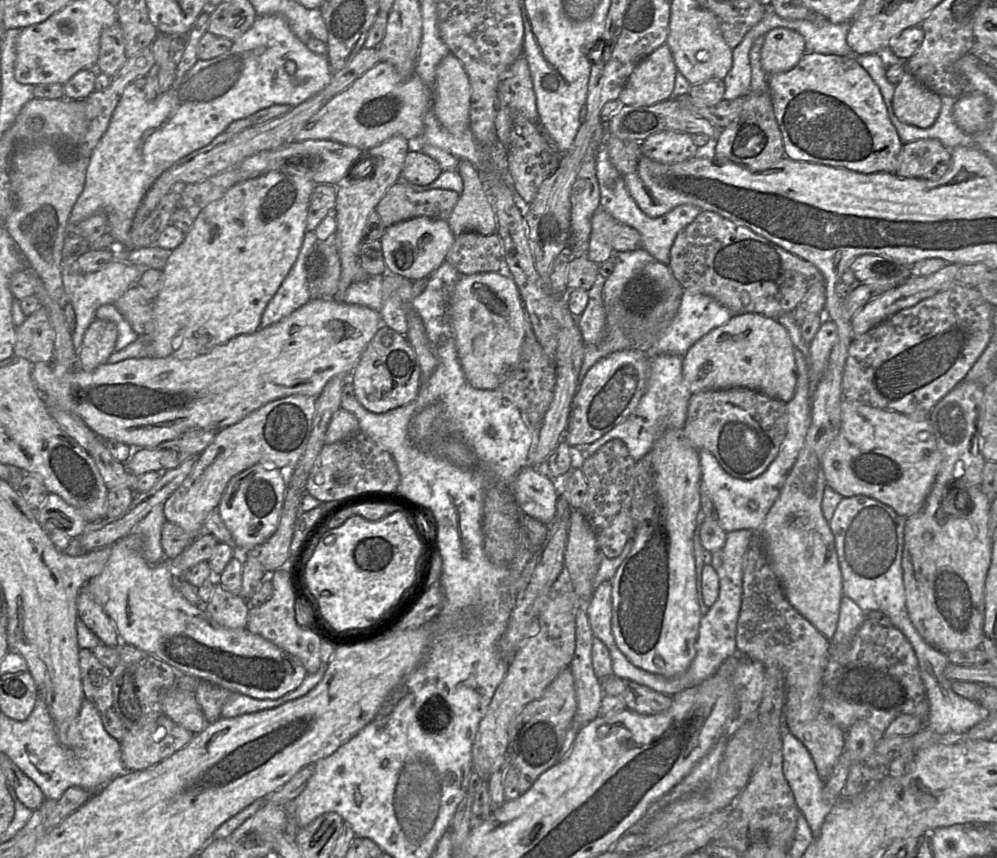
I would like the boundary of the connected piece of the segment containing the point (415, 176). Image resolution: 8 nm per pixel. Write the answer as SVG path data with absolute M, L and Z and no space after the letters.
M408 151L401 175L418 186L432 183L443 170L437 161L421 151Z

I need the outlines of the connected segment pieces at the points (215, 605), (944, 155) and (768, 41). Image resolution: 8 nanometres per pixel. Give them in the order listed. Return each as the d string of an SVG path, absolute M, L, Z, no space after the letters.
M217 583L210 600L203 605L211 620L228 629L246 628L250 606L241 595L235 595Z
M917 140L903 145L895 175L900 178L938 180L949 171L951 162L951 150L940 140Z
M777 27L765 35L761 63L767 75L795 67L806 53L804 37L789 28Z

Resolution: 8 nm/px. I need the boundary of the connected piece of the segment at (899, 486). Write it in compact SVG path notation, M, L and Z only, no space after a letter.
M849 399L842 401L841 408L839 433L822 456L827 486L843 497L872 497L905 518L918 513L931 491L942 460L928 419L915 420Z

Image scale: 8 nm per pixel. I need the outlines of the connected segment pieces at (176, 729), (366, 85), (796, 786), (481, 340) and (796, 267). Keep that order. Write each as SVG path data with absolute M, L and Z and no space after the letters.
M165 714L136 731L127 731L119 742L122 761L129 772L151 767L185 747L194 734Z
M379 61L301 123L292 140L332 140L361 150L396 135L417 141L423 132L424 115L431 106L432 92L416 73L403 76L390 62Z
M783 724L781 740L784 777L791 788L797 807L806 818L816 838L820 834L824 820L831 811L833 804L826 803L823 798L824 780L818 774L809 751L799 739L783 727Z
M504 272L462 275L452 293L449 317L467 382L477 389L497 389L519 361L521 347L531 327L516 283Z
M711 211L700 214L678 233L671 247L668 267L684 289L708 295L726 307L732 316L757 313L769 318L792 313L807 291L825 278L812 263L784 250L747 227L736 225Z

